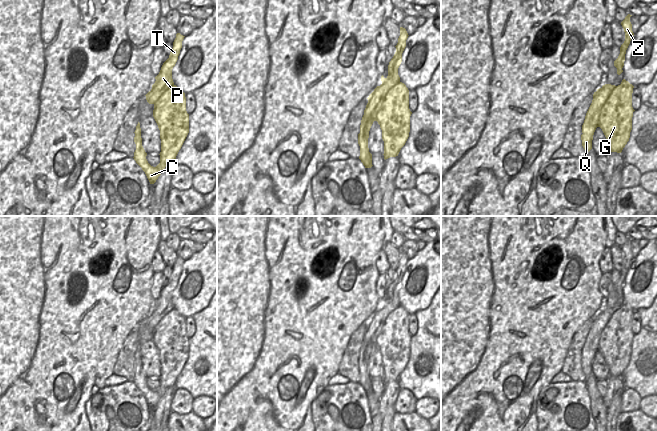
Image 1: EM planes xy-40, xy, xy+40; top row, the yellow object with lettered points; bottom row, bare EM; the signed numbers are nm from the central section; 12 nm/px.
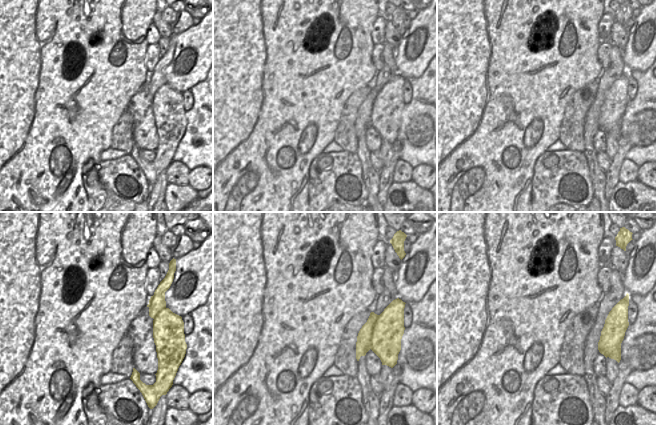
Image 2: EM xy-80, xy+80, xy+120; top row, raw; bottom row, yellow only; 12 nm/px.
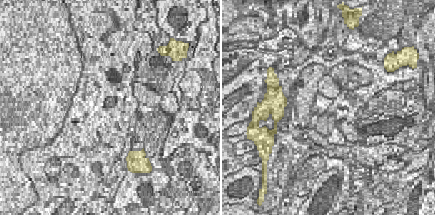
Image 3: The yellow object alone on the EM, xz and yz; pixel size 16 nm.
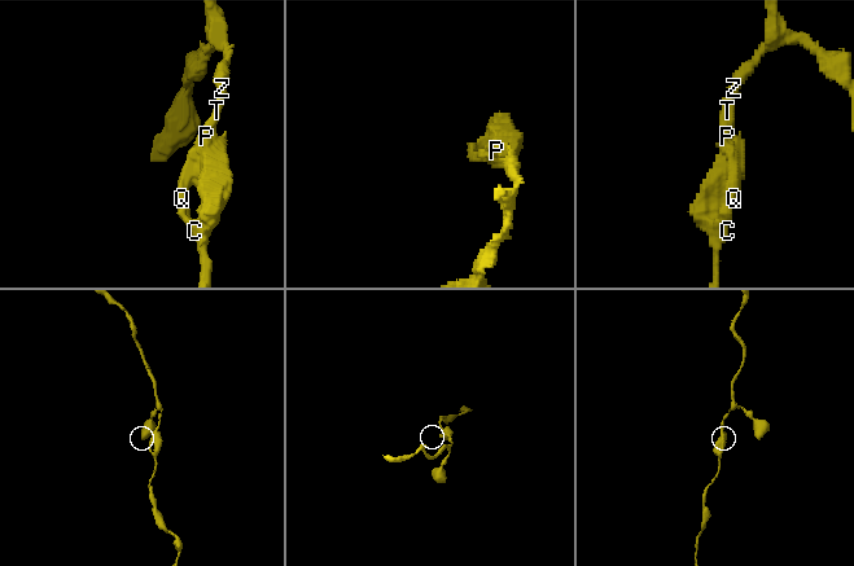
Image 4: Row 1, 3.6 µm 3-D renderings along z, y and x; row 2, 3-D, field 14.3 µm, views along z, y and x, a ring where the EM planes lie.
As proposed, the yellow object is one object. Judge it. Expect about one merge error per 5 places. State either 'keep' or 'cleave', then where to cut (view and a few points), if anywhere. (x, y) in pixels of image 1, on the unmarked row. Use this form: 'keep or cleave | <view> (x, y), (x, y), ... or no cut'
keep | no cut

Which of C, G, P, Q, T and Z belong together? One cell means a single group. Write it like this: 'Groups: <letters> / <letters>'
Groups: C G P Q T Z

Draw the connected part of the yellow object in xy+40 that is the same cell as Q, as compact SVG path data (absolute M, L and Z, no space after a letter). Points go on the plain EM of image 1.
M625 303L618 310L605 308L593 318L592 327L586 337L582 349L582 370L586 377L592 373L593 359L600 351L609 367L609 376L621 377L630 362L632 341L635 335L632 331L632 317L634 310Z

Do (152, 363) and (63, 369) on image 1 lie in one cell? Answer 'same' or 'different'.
different

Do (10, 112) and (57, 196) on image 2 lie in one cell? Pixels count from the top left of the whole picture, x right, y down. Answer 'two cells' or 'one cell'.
one cell

